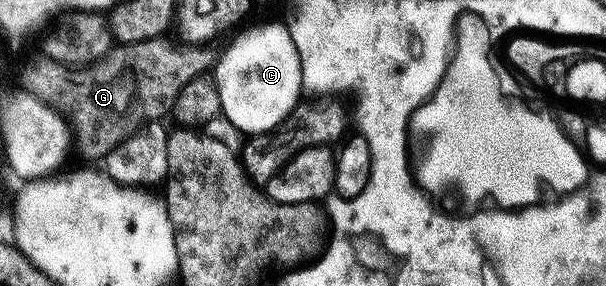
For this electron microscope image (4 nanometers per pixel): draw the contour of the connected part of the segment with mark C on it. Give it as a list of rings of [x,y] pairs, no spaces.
[[[285,24],[254,25],[246,29],[223,53],[218,66],[212,69],[216,87],[220,91],[221,116],[231,121],[233,128],[242,135],[269,133],[273,131],[285,117],[300,104],[303,96],[302,60],[298,54],[296,43],[292,43],[292,35]]]

